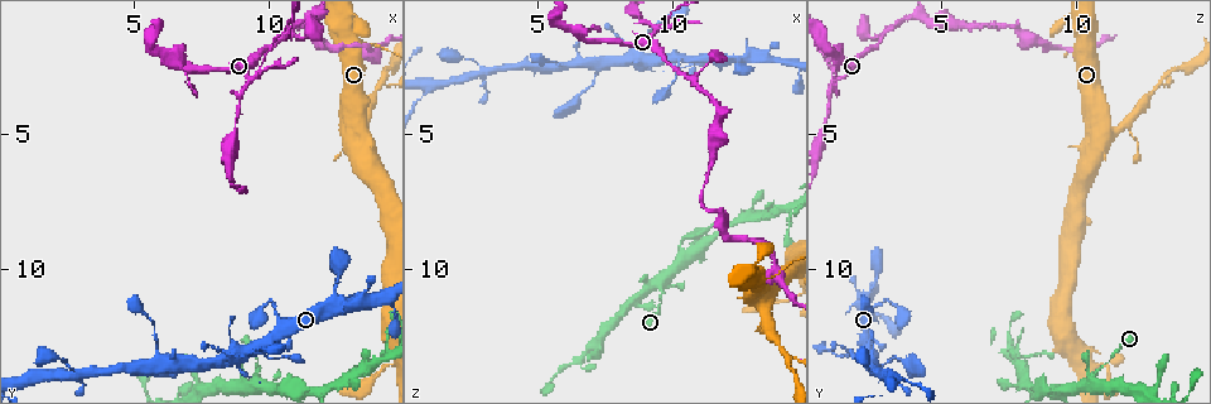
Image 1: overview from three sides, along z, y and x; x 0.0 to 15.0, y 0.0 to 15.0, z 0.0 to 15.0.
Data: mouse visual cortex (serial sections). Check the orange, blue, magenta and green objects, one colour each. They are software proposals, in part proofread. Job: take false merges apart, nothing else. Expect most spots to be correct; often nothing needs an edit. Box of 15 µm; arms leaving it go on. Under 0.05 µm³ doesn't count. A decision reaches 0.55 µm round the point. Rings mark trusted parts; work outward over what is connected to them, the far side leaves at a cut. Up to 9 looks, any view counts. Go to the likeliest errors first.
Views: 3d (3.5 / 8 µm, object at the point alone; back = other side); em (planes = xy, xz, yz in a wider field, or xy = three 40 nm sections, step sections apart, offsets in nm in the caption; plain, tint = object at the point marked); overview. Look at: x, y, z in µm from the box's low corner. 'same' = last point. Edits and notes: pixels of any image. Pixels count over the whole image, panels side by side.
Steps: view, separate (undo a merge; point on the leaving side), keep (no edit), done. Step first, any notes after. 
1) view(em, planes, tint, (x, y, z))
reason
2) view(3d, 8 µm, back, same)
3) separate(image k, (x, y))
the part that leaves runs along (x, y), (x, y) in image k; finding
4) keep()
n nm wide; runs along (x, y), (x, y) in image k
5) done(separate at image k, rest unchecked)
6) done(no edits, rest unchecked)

view(3d, 3.5 µm, (14.1, 3.1, 13.1))
a fork

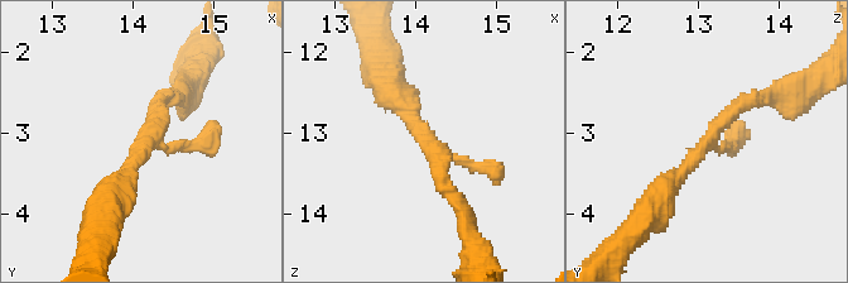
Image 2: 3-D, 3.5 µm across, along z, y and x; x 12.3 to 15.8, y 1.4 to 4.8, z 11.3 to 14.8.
view(em, xy, step 1, tint, (14.20, 3.10, 13.10))

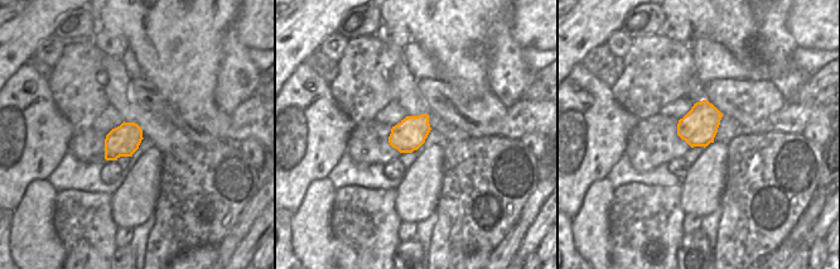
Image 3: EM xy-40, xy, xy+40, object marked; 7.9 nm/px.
keep()
260 nm wide; runs along (658, 195), (728, 114), (767, 97) in image 2; one cell here

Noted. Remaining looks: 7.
view(3d, 3.5 µm, (10.7, 1.2, 2.9))
a fork

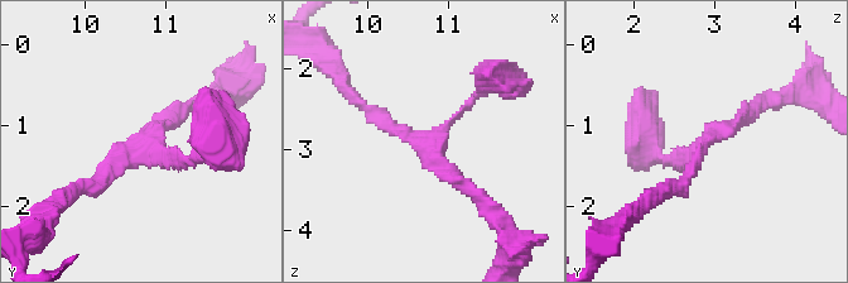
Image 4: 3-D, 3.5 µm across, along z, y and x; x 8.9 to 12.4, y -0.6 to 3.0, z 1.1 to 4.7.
view(em, xy, step 2, tint, (10.65, 1.20, 2.90))
3 arms; arms of 100, 200, 200 nm; now the EM

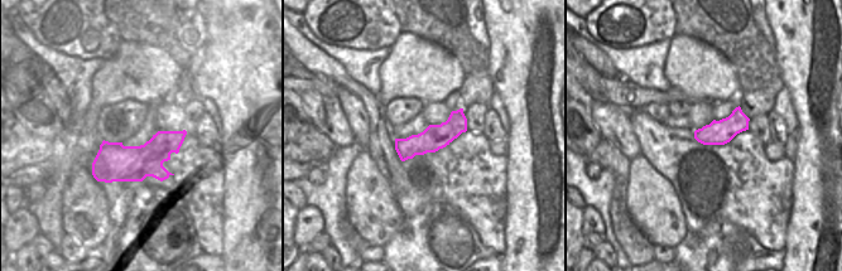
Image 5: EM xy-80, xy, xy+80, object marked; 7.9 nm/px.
keep()
runs along (360, 102), (425, 144), (476, 196) in image 4; all the same cell

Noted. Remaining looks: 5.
view(3d, 3.5 µm, back, (8.6, 13.2, 2.1))
side arm on a straight run

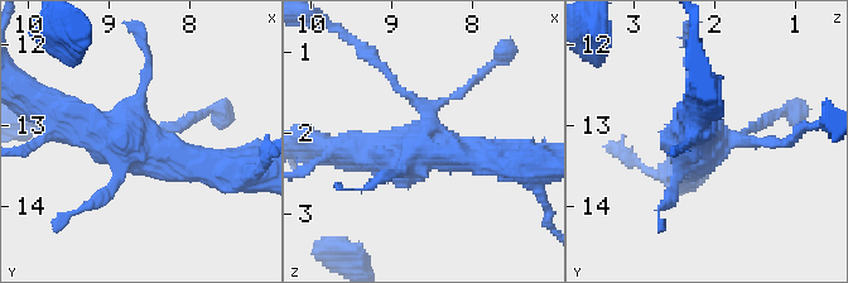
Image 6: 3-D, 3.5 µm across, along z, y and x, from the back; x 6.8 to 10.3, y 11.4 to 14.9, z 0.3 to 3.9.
view(em, xy, step 5, tint, (8.60, 13.15, 2.05))

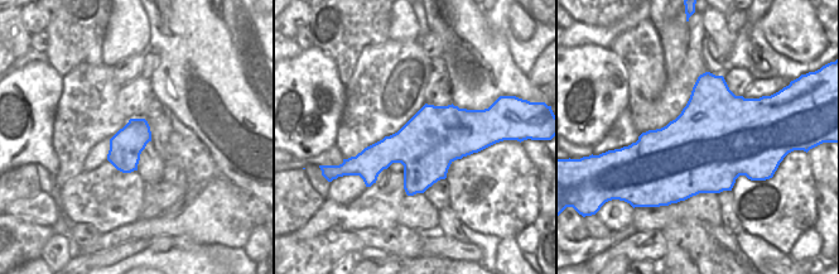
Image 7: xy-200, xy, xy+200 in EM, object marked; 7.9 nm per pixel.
keep()
480 nm wide; runs along (51, 104), (135, 147), (206, 162) in image 6; one cell here

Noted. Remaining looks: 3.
view(3d, 3.5 µm, (12.5, 14.3, 8.0))
branch point

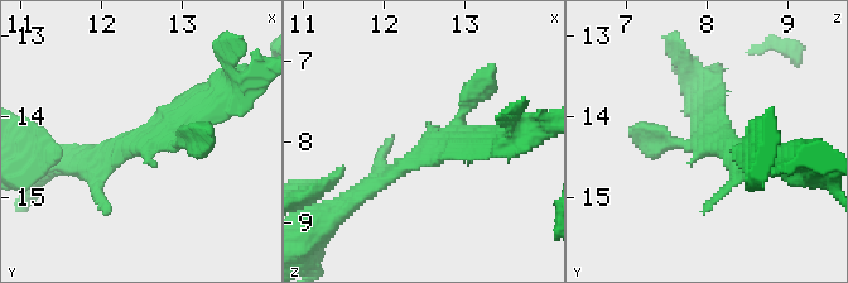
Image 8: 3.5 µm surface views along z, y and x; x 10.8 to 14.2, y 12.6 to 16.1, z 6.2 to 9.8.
view(em, xy, step 3, tint, (12.55, 14.30, 8.10))

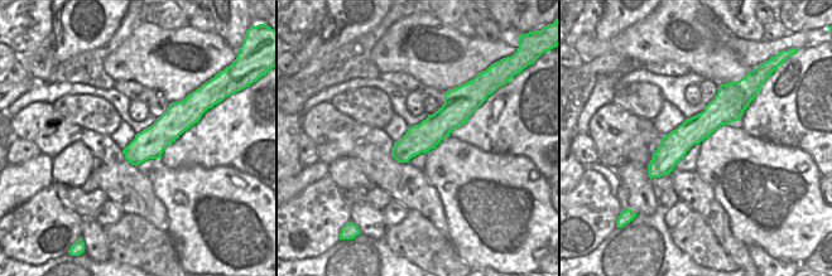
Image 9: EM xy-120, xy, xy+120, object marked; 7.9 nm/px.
keep()
runs along (80, 163), (149, 139), (215, 96) in image 8; continuous, no second cell

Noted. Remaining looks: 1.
done(no edits, rest unchecked)

